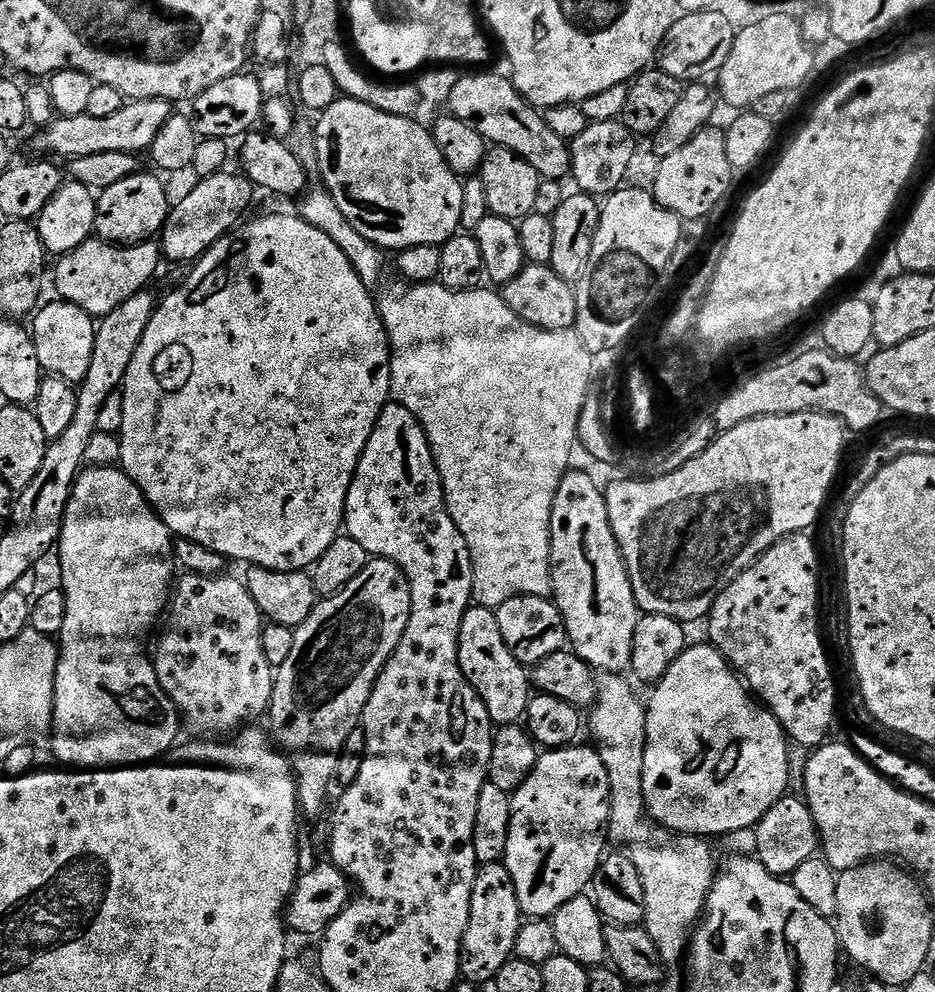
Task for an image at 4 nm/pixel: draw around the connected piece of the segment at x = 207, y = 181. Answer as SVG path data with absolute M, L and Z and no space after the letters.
M221 170L213 174L197 179L197 184L181 198L180 201L173 203L168 209L168 217L164 223L164 231L158 237L160 251L165 261L170 261L173 265L187 264L195 262L204 255L206 250L210 250L210 246L214 242L218 242L222 237L231 232L245 219L244 211L252 204L252 192L254 193L254 185L247 176L228 172L229 170Z

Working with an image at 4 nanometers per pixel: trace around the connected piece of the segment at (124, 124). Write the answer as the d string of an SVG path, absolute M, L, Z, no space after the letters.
M134 100L125 102L118 114L109 114L106 118L83 116L61 116L43 129L36 144L41 153L53 157L85 156L86 154L106 154L106 150L144 154L151 149L154 138L158 138L158 130L166 126L166 122L174 115L174 108L166 100Z

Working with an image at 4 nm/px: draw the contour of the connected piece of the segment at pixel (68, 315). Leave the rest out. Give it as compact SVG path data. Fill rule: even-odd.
M59 298L53 300L53 304L45 303L31 317L30 331L34 350L38 350L38 362L49 377L60 377L71 385L78 386L86 378L86 370L90 370L90 358L94 358L98 324L89 312L77 304Z

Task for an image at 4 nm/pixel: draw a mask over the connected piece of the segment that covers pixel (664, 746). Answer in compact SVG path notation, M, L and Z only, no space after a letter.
M703 643L696 644L693 648L692 645L685 647L684 653L678 658L674 658L670 670L666 670L666 674L656 681L651 689L652 697L646 700L646 750L642 762L644 771L642 794L644 795L644 807L648 809L648 819L653 824L659 824L661 828L676 832L679 836L731 837L738 830L755 828L767 811L785 797L788 791L787 746L789 739L784 735L784 727L777 722L774 714L768 711L763 704L753 699L744 681L733 672L731 664L725 660L724 655L717 648L713 648L711 643Z

